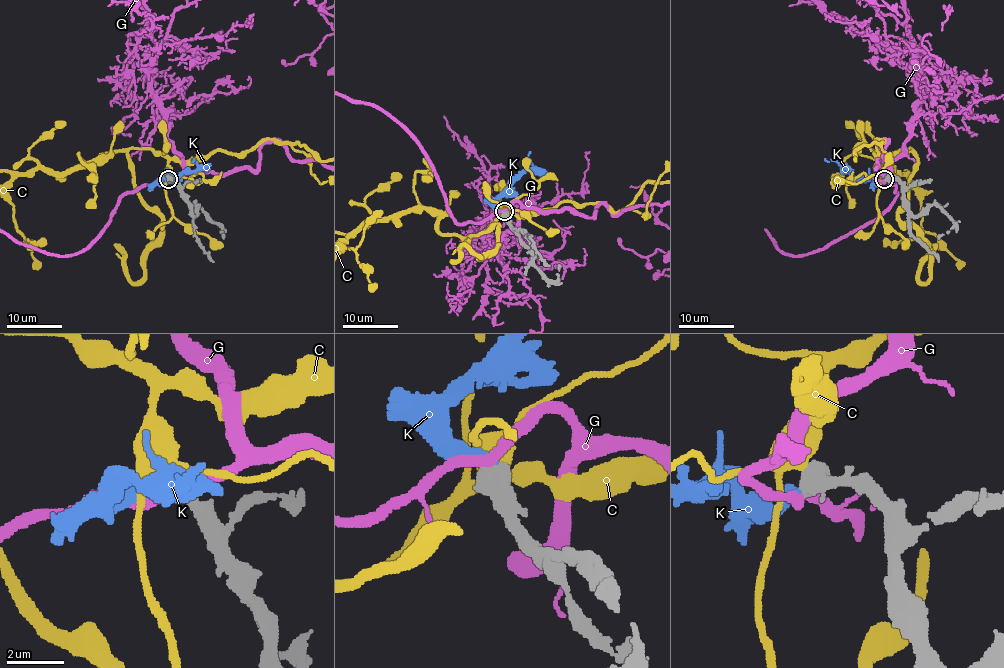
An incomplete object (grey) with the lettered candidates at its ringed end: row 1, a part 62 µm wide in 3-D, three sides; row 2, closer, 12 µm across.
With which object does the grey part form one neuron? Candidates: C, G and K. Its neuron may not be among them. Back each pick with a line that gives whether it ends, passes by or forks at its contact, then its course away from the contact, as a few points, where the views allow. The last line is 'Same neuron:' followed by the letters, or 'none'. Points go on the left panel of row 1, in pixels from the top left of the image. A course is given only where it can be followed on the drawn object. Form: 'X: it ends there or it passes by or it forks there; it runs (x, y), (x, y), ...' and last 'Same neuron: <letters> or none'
K: it ends there; it runs (168, 180), (160, 182), (164, 178), (178, 178), (197, 167), (192, 161), (194, 159)
Same neuron: K

